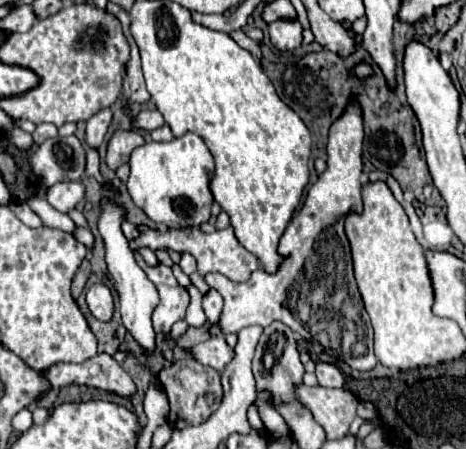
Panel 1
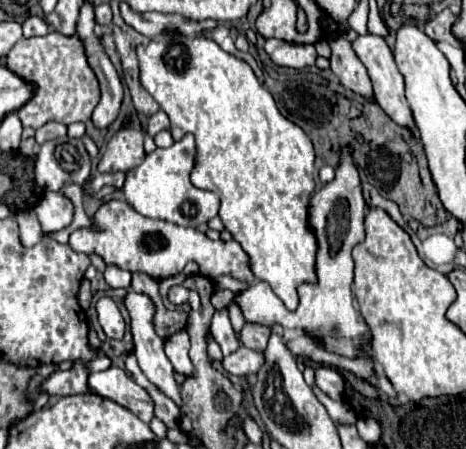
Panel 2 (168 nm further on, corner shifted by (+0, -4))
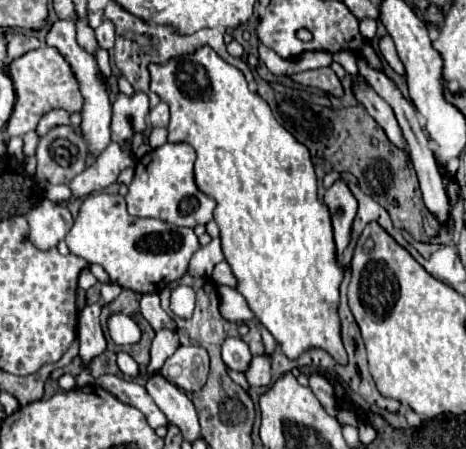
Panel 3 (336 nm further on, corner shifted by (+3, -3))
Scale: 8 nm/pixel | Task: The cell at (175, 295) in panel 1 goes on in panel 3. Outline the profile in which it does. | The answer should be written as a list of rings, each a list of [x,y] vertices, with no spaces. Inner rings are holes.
[[[144,293],[140,299],[140,313],[152,325],[154,331],[160,329],[176,329],[174,319],[160,307],[160,299],[156,293]]]

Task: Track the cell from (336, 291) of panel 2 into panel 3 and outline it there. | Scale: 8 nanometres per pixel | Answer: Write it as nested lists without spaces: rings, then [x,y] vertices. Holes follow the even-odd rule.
[[[338,179],[326,193],[324,193],[324,203],[328,205],[330,219],[332,219],[332,229],[334,229],[334,243],[336,243],[336,259],[342,261],[344,249],[350,243],[350,231],[352,223],[358,211],[358,201],[350,193],[348,185]]]

